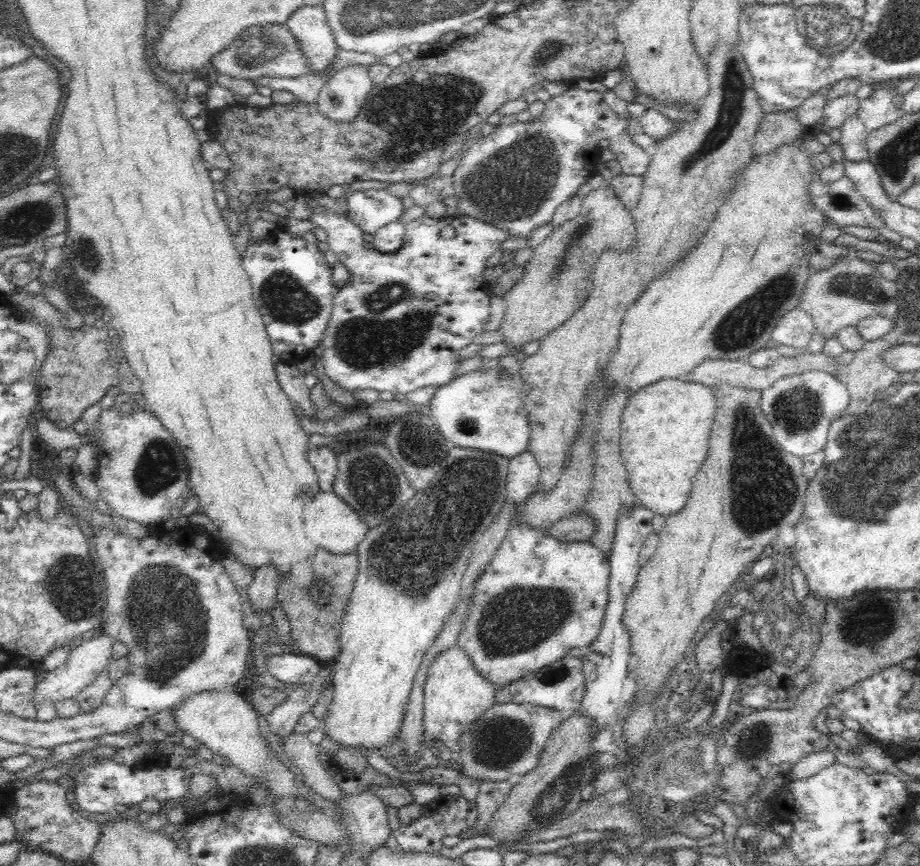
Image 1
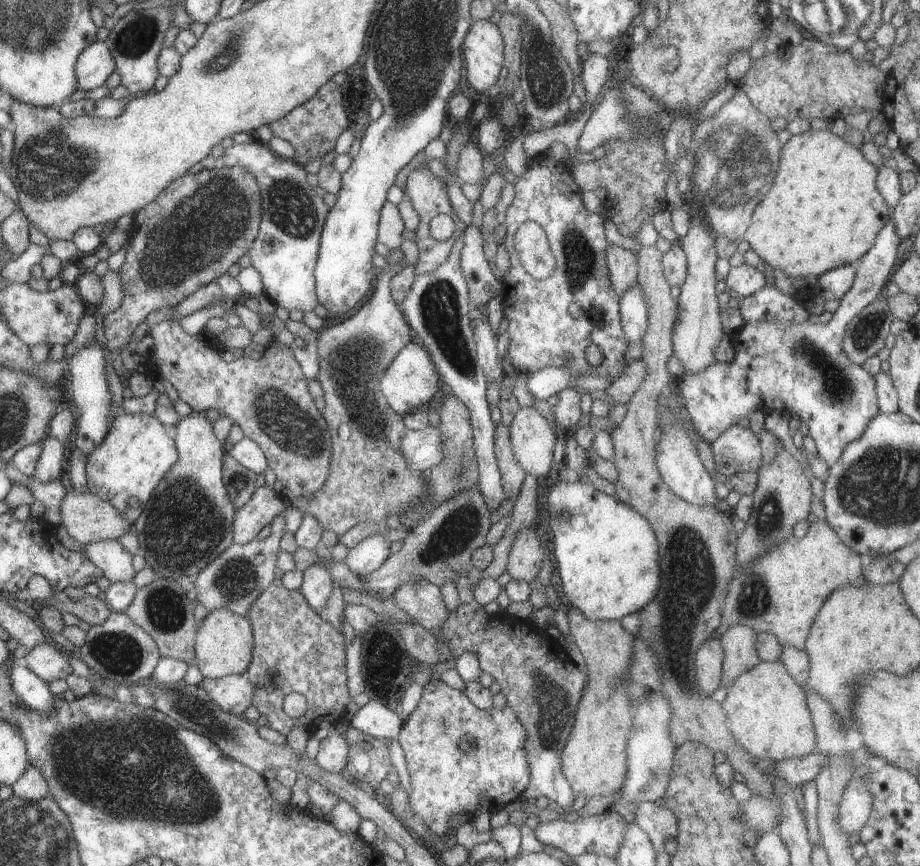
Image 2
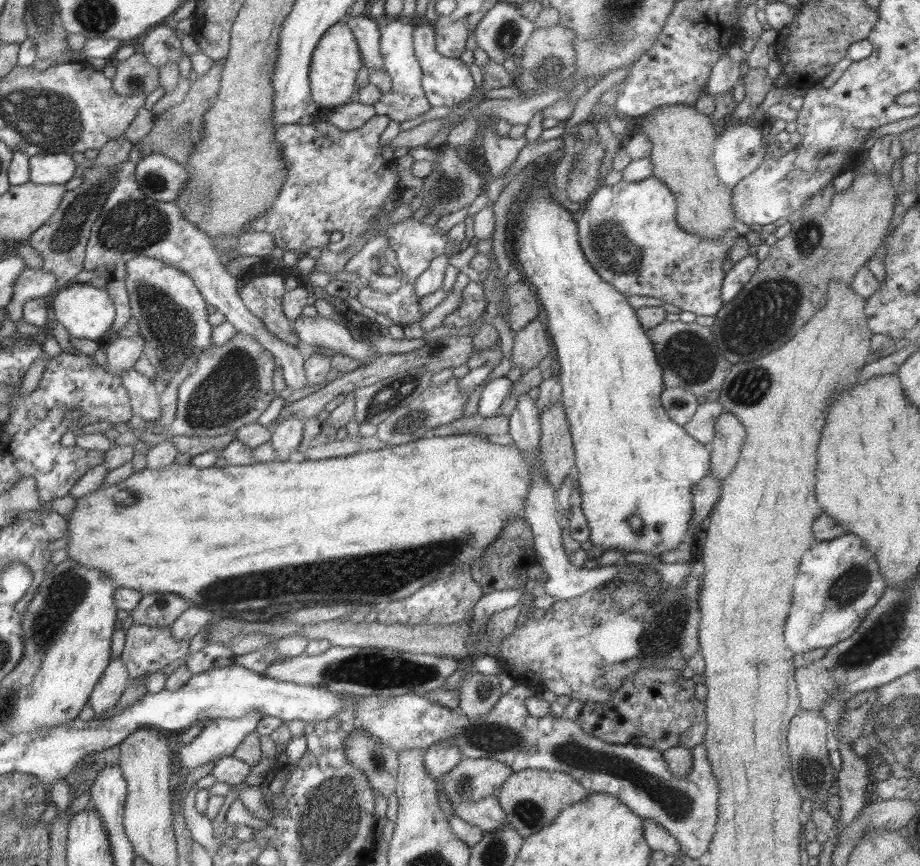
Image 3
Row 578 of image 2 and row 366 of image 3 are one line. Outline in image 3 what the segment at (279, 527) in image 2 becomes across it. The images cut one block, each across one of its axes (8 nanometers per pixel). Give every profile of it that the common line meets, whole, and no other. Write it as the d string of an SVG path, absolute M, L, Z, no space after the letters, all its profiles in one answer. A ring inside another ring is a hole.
M242 332L219 347L199 353L195 371L187 375L177 389L174 420L165 427L164 433L172 436L221 436L241 427L256 423L261 412L267 410L275 398L271 376L273 356L254 338Z

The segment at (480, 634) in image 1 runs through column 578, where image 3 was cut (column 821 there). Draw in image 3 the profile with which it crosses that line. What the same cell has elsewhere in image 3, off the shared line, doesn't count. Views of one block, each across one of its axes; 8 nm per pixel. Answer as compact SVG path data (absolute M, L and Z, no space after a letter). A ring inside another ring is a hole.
M846 532L831 540L815 541L803 551L792 584L792 601L783 626L787 650L791 650L793 655L800 655L813 649L828 649L849 638L885 589L884 576L879 570L878 562L859 537Z

